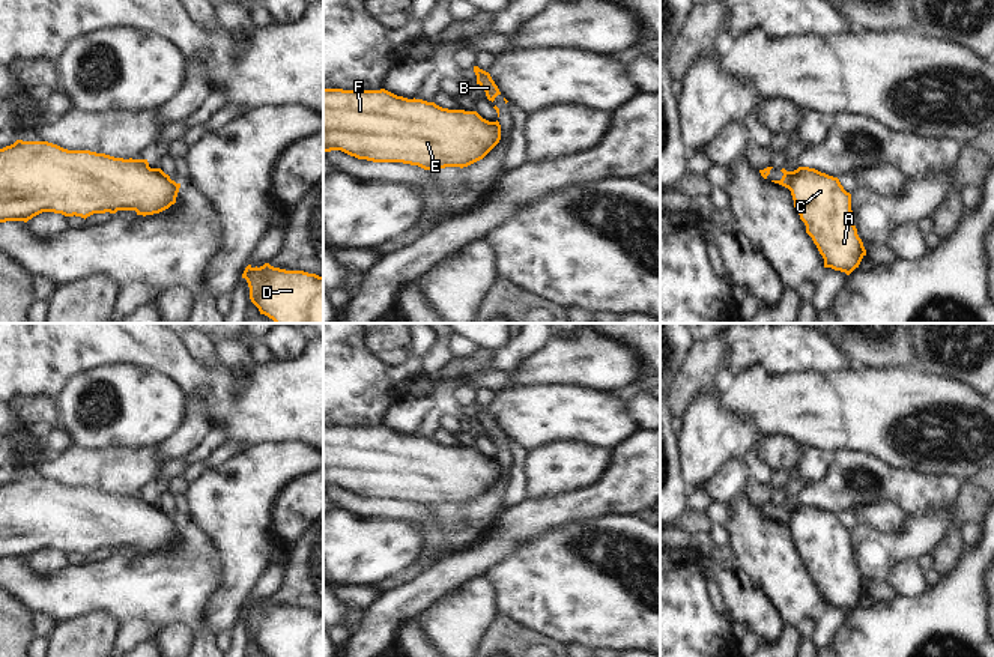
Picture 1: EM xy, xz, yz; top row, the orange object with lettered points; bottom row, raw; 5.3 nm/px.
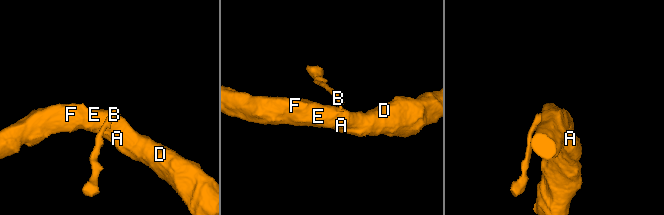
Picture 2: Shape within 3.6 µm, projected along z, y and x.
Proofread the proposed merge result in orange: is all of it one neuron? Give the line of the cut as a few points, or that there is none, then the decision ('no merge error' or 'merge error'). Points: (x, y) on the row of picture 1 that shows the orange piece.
cut in yz along (808, 167), (797, 170), (788, 188); merge error

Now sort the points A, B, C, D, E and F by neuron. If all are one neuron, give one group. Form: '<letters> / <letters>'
A C D E F / B

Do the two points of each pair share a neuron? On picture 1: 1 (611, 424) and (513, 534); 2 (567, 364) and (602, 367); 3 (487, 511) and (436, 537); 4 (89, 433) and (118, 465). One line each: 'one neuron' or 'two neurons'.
1: two neurons
2: one neuron
3: one neuron
4: two neurons

